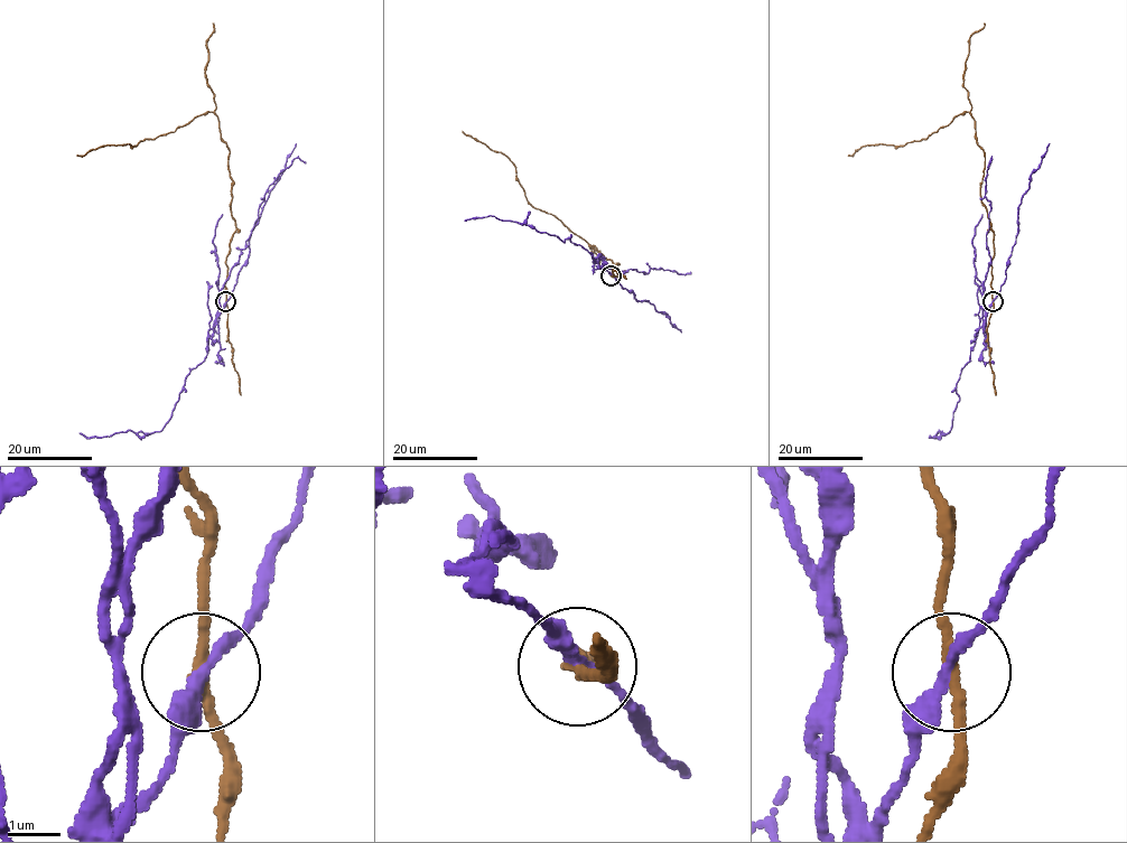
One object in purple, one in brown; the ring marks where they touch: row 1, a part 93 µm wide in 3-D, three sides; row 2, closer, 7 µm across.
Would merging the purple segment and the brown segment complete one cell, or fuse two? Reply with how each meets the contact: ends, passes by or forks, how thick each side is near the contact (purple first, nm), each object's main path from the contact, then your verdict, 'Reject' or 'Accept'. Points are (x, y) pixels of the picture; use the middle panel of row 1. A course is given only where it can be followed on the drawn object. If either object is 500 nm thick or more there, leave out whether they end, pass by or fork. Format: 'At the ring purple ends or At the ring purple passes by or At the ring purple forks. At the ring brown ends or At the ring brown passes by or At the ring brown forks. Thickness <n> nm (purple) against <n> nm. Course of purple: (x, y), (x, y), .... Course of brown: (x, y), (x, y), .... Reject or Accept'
At the ring purple passes by. At the ring brown passes by. Thickness 240 nm (purple) against 200 nm. Course of purple: (611, 275), (594, 261), (592, 253), (568, 239), (564, 242), (557, 235), (494, 216), (465, 221). Course of brown: (611, 275), (622, 274), (617, 263), (613, 268), (553, 215), (536, 208), (515, 165), (462, 131). Reject

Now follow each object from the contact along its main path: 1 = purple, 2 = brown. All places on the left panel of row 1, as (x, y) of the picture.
1: (225, 301), (208, 331), (206, 358), (186, 377), (171, 418), (159, 431), (127, 430), (85, 438), (80, 432)
2: (225, 301), (225, 258), (236, 228), (231, 208), (230, 149), (213, 112), (132, 146), (102, 146), (76, 156)

